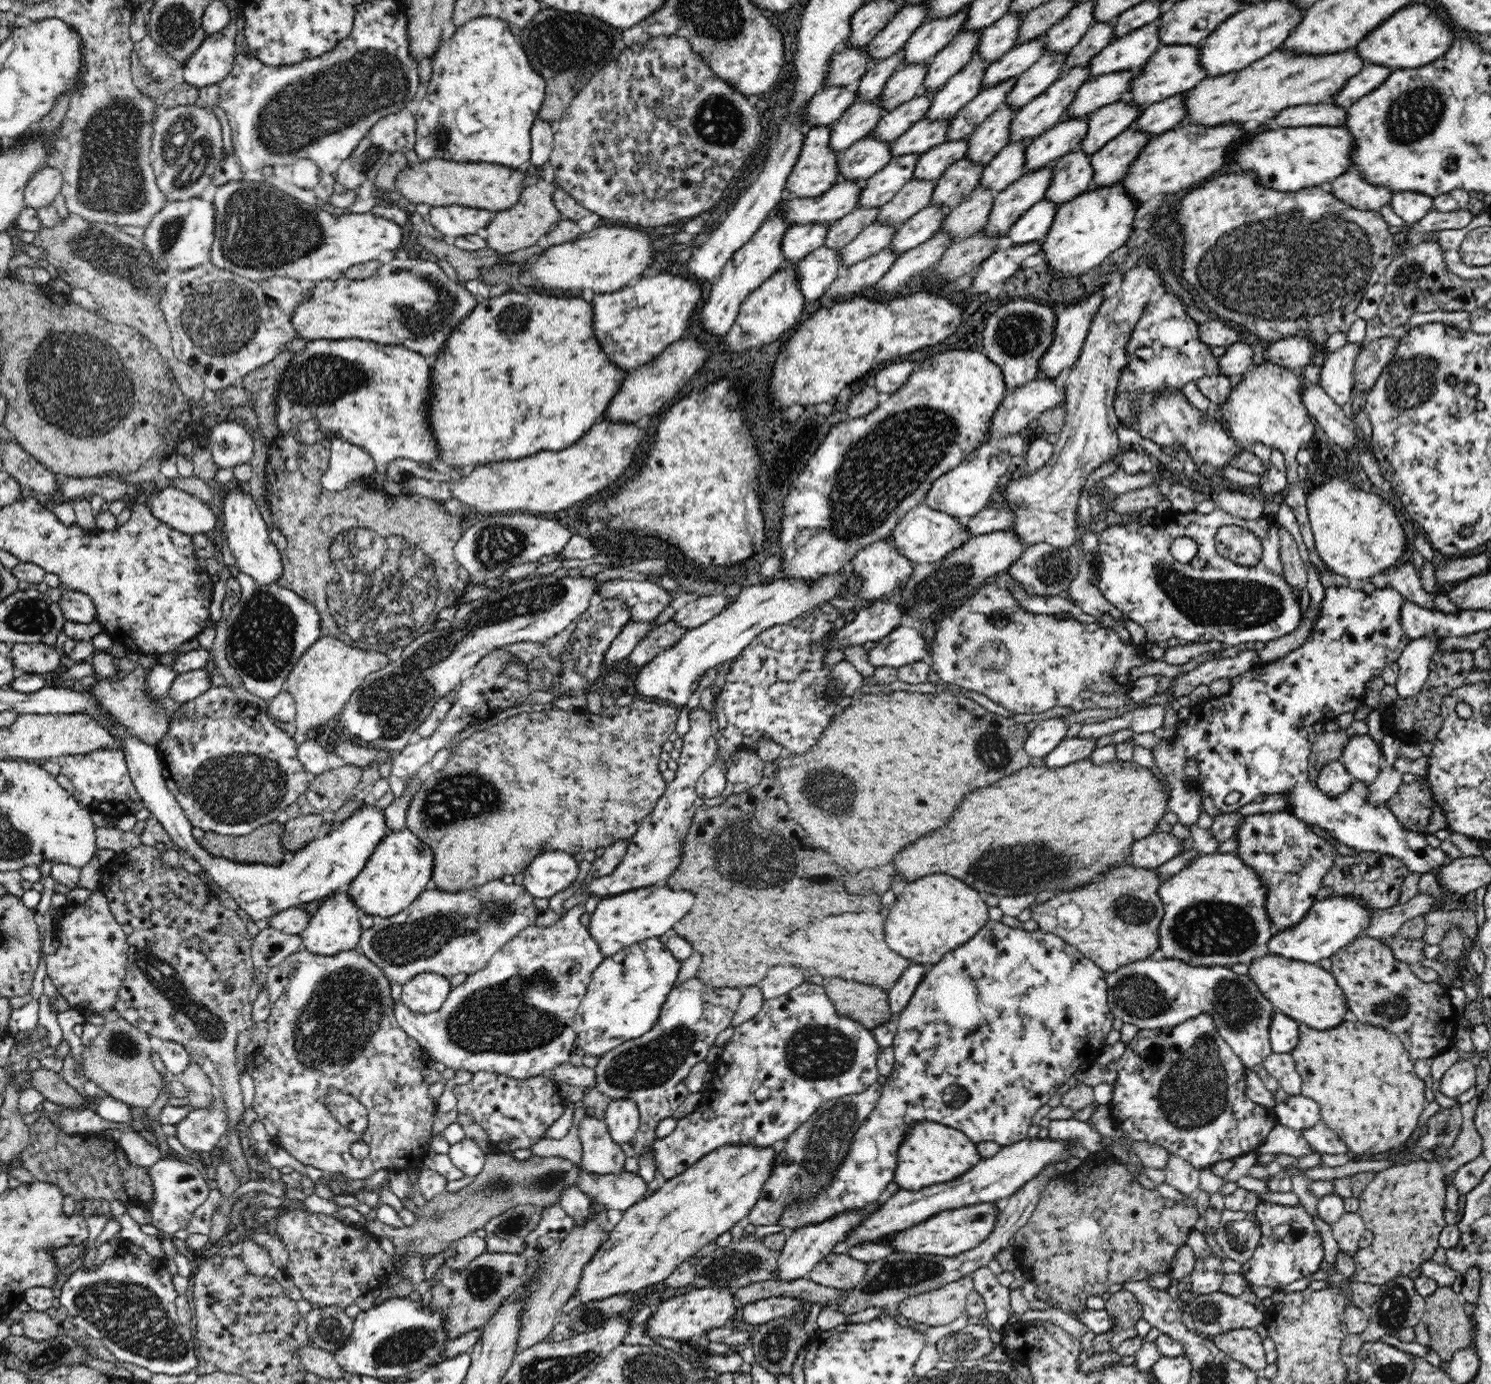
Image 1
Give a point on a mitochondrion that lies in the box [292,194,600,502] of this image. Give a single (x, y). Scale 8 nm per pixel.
(426, 305)

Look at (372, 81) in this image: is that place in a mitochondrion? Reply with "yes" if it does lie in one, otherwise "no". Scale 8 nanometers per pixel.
yes

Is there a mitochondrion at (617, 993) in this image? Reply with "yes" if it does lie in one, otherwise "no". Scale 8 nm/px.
no

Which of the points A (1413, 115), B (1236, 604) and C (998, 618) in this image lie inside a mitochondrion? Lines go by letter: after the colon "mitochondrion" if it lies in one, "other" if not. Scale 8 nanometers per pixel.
A: mitochondrion
B: mitochondrion
C: mitochondrion

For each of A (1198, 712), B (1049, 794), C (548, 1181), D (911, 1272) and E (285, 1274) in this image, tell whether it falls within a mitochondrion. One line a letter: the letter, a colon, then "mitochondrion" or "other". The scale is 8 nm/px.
A: other
B: other
C: mitochondrion
D: mitochondrion
E: other

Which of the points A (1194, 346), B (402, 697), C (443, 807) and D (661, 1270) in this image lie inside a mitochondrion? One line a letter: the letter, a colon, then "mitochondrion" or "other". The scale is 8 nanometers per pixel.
A: other
B: mitochondrion
C: mitochondrion
D: other

